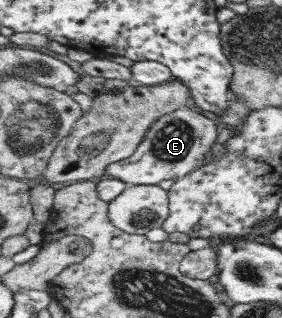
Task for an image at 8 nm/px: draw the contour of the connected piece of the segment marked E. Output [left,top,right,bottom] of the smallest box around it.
[107,105,219,186]

